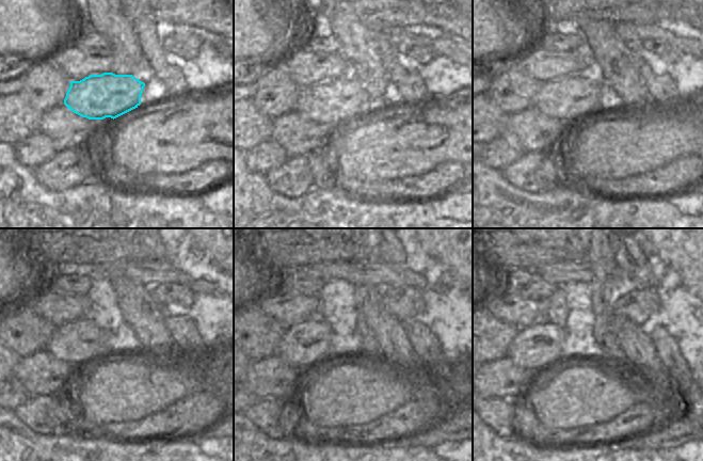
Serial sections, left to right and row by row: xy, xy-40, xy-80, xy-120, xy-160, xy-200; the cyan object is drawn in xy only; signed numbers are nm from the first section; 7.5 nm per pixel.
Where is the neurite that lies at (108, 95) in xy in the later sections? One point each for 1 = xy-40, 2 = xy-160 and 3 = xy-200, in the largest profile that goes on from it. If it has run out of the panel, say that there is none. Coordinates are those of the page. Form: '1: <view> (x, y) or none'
1: xy-40 (331, 100)
2: xy-160 (308, 343)
3: xy-200 (539, 346)

